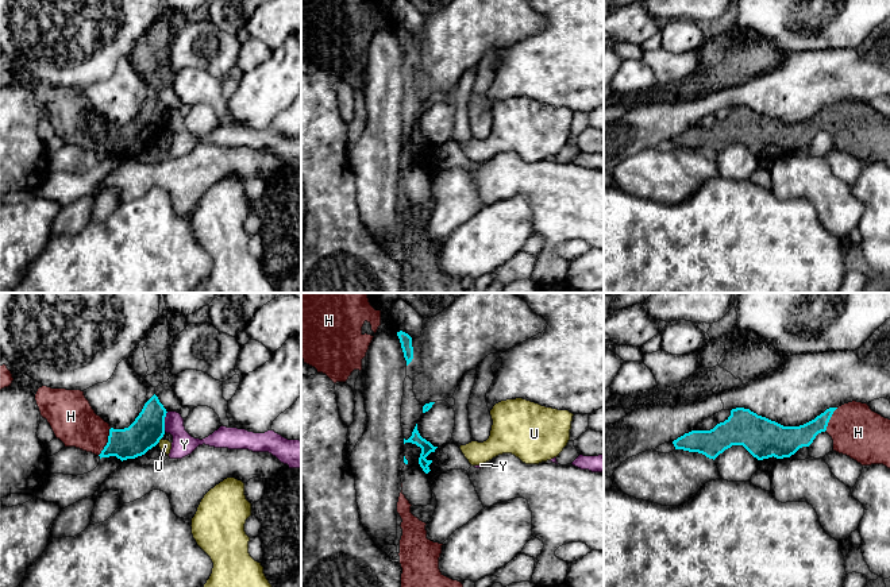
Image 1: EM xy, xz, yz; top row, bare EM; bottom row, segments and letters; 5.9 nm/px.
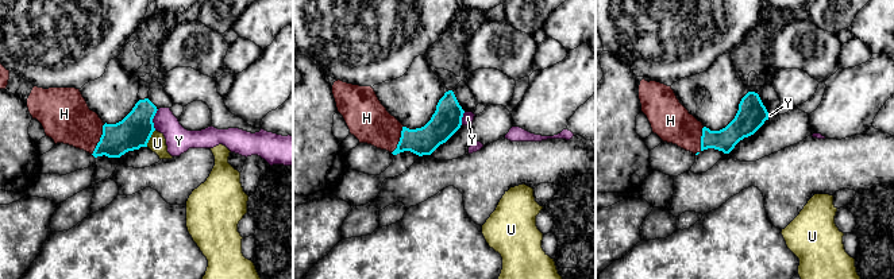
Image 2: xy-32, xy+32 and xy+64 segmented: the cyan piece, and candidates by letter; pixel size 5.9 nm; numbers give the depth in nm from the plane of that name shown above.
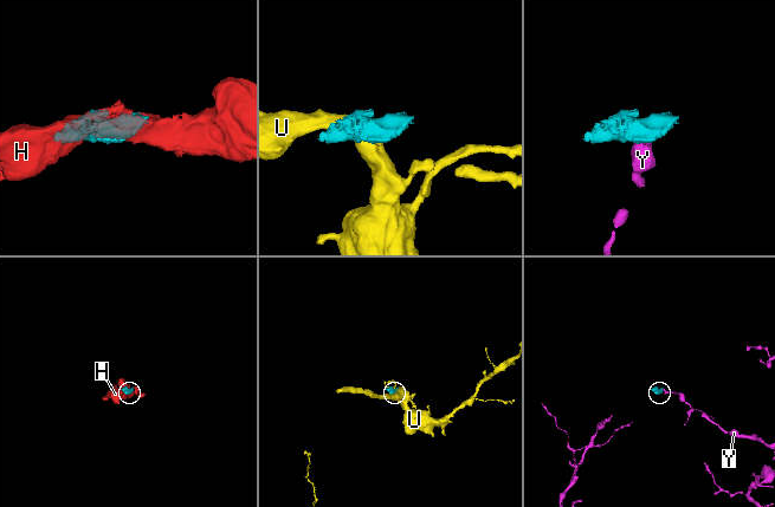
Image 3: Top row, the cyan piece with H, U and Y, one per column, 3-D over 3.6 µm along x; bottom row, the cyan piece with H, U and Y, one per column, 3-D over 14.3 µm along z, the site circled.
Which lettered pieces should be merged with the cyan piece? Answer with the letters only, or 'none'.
H

